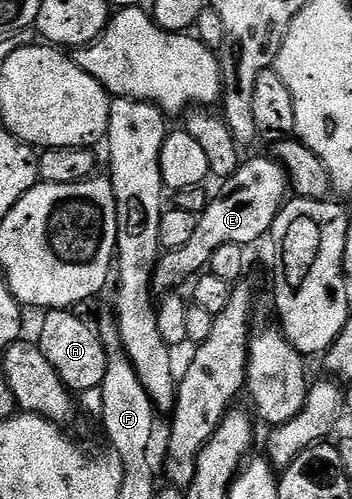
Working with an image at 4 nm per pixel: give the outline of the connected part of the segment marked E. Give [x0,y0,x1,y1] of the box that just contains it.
[152,156,289,295]

